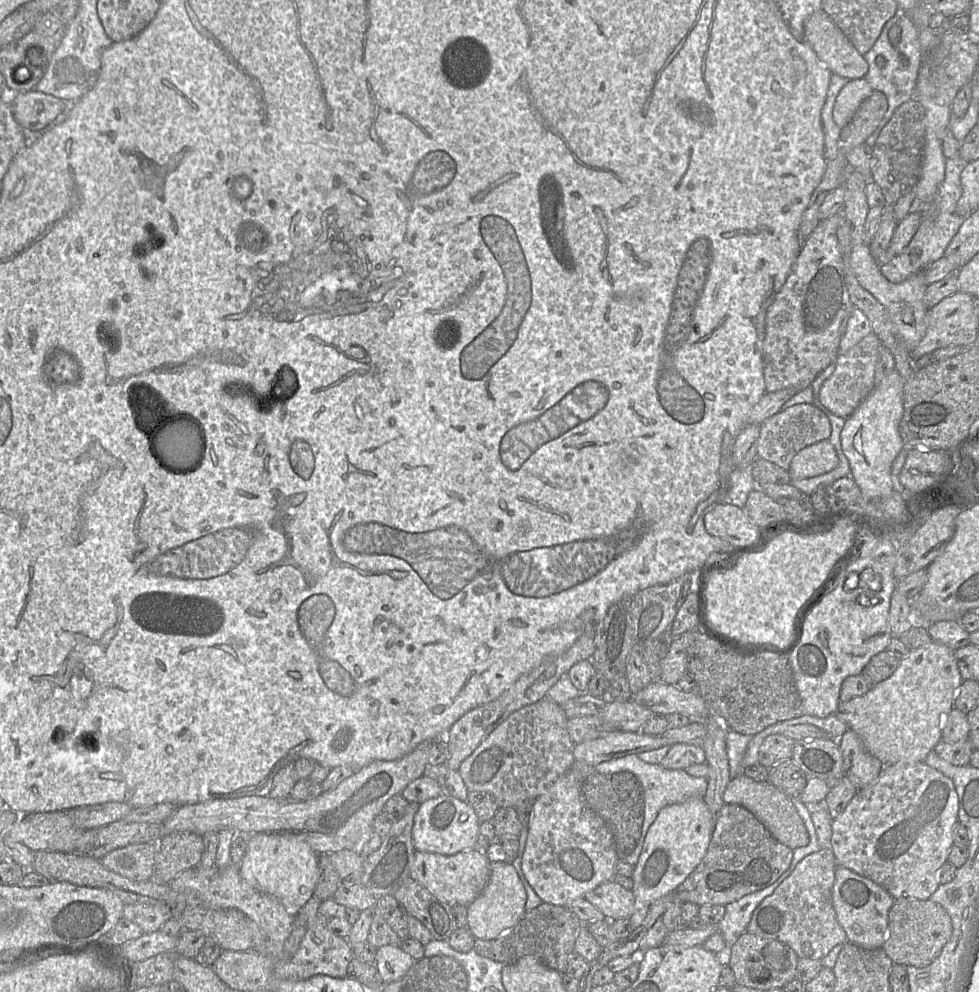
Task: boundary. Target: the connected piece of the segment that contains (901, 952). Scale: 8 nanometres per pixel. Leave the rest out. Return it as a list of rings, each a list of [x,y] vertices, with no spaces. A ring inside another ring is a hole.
[[[895,899],[888,914],[888,934],[882,950],[894,964],[923,968],[940,954],[952,935],[952,923],[948,913],[930,899]]]

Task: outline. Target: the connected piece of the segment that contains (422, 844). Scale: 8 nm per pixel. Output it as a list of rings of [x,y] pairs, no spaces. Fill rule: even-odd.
[[[442,793],[420,804],[414,817],[412,839],[417,851],[454,855],[477,847],[479,828],[480,821],[466,801]]]

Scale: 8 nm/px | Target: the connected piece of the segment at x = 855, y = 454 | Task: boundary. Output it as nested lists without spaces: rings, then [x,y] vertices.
[[[894,370],[846,419],[840,439],[843,453],[851,469],[850,476],[859,487],[863,498],[880,499],[894,490],[891,476],[893,461],[904,448],[899,433],[899,423],[903,416],[903,387],[906,380]]]

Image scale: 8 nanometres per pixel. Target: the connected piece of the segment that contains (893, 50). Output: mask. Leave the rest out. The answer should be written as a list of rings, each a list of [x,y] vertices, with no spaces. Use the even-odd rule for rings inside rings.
[[[898,9],[897,13],[884,25],[881,34],[874,43],[873,47],[866,52],[863,57],[869,66],[868,72],[864,76],[864,79],[873,90],[884,93],[888,102],[887,111],[881,119],[877,129],[865,141],[865,144],[867,144],[870,148],[873,148],[881,130],[889,122],[894,111],[902,103],[915,98],[915,87],[918,71],[922,62],[922,51],[918,29],[911,18]],[[895,23],[898,23],[901,27],[901,39],[896,46],[892,45],[888,38],[889,30]],[[878,57],[882,57],[885,60],[885,64],[883,66],[877,65]]]

